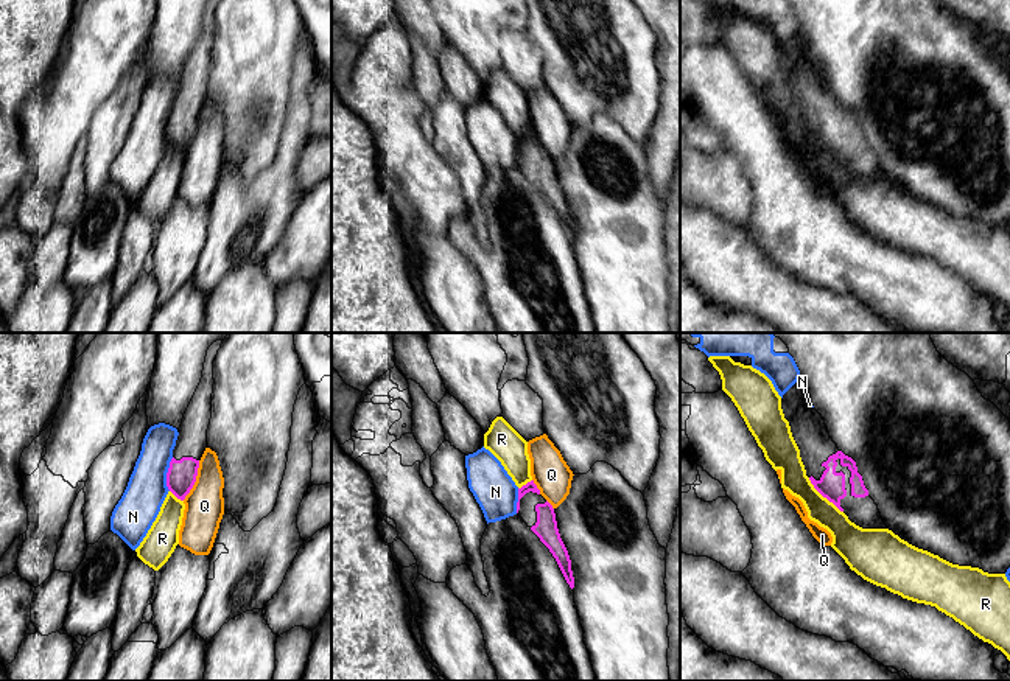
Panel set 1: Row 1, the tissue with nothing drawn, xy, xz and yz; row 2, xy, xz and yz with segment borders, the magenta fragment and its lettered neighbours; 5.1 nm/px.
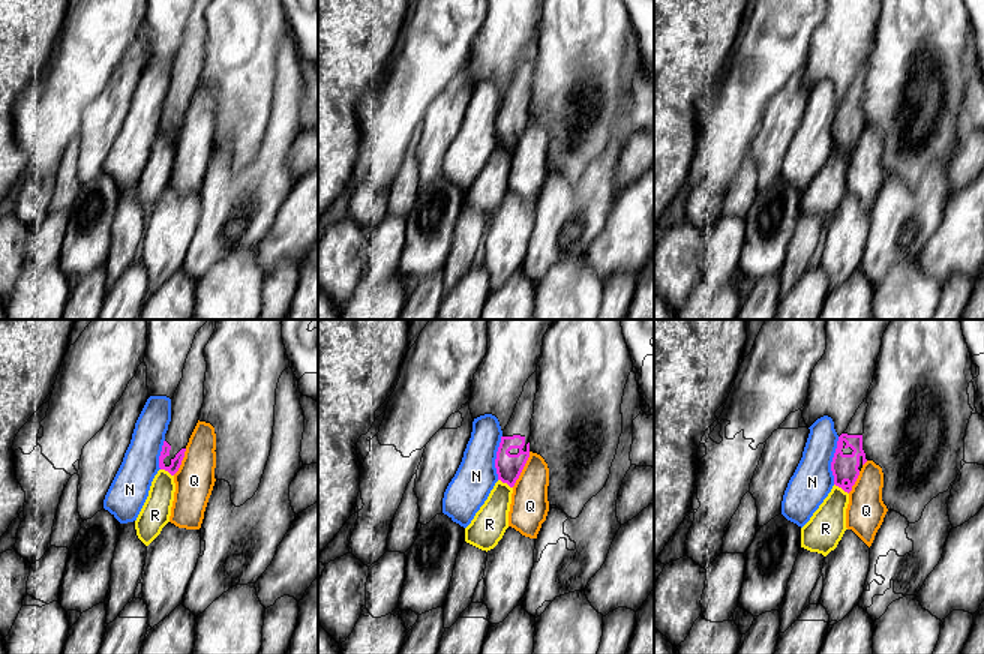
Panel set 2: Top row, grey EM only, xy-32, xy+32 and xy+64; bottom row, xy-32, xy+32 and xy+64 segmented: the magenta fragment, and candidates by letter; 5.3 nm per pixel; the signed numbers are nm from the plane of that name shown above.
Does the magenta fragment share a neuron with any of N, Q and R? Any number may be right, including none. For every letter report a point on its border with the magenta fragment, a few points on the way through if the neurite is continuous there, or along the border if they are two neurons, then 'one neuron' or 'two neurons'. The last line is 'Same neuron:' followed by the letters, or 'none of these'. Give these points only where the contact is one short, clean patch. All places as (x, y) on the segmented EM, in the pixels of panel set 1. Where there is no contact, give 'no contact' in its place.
N: contact xy (167, 474); border xy (173, 457), (167, 473), (168, 490); two neurons
Q: contact xy (195, 481); two neurons
R: contact yz (824, 496); border yz (808, 478), (842, 512); two neurons
Same neuron: none of these

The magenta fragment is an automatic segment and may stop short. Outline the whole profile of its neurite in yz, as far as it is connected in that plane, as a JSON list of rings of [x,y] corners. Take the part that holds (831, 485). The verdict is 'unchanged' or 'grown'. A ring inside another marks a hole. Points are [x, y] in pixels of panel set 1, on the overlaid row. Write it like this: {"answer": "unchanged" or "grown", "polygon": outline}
{"answer": "grown", "polygon": [[[798,381],[783,395],[781,409],[814,488],[862,529],[889,529],[868,496],[856,462],[829,437],[822,415],[808,406],[806,384]]]}

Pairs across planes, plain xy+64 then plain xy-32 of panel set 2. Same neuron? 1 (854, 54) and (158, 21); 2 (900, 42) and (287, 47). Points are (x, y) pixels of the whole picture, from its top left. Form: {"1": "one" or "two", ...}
{"1": "one", "2": "two"}

